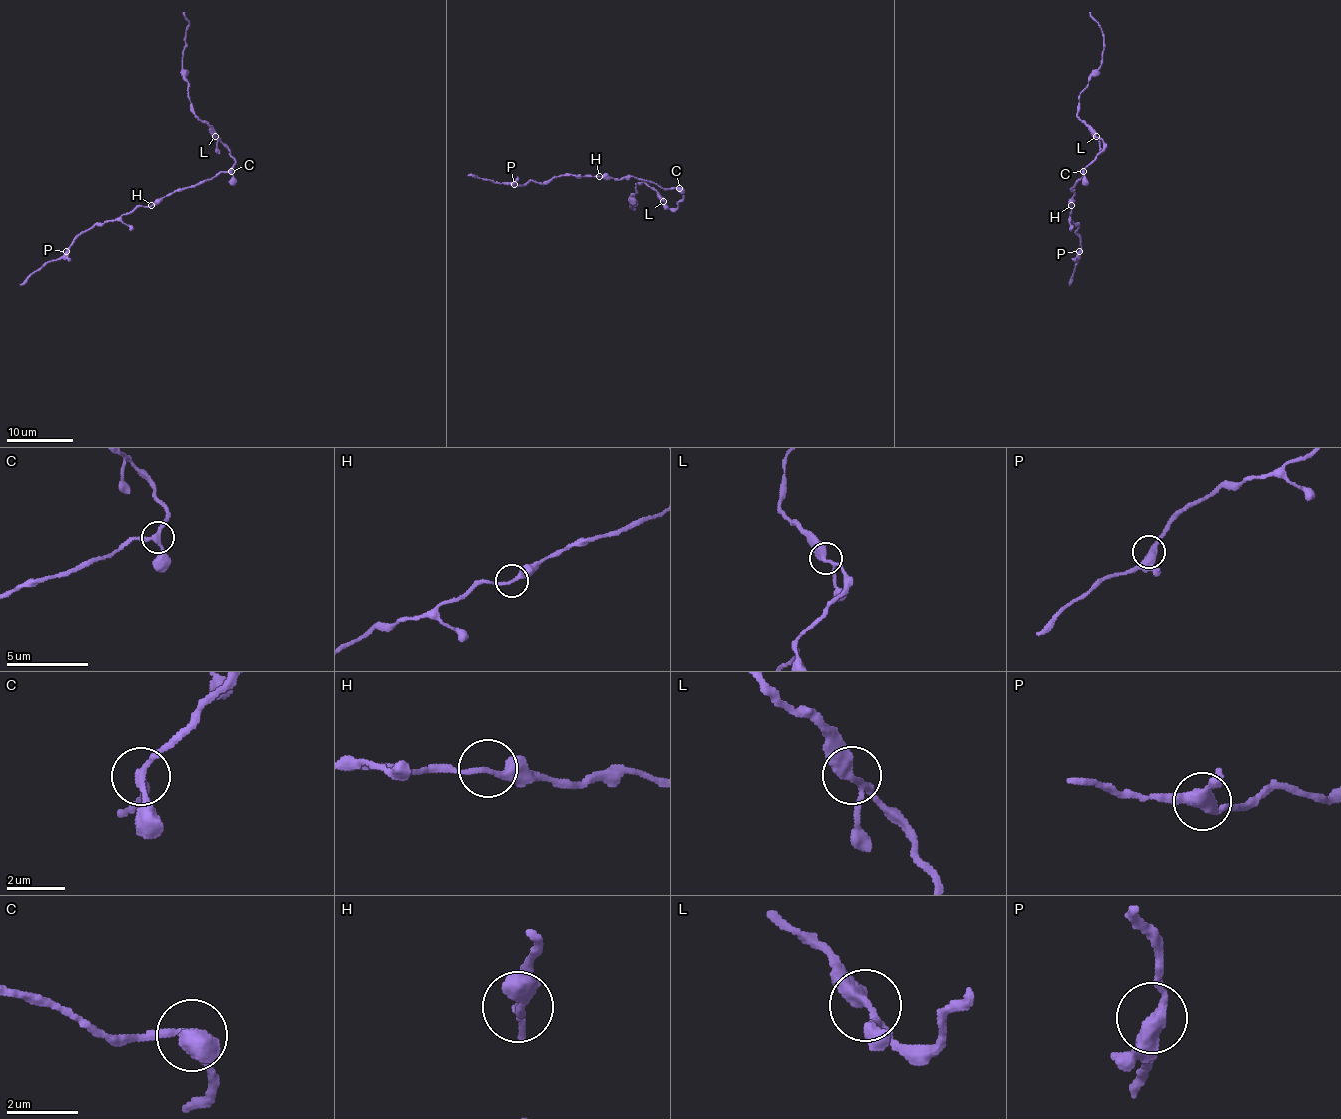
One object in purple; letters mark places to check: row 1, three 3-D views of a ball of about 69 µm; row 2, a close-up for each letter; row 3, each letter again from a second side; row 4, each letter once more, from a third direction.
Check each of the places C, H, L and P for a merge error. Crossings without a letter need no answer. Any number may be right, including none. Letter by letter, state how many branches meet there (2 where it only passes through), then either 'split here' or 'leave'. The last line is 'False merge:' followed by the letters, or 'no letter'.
C: branches 3; leave
H: branches 2; leave
L: branches 3; leave
P: branches 4; leave
False merge: no letter

